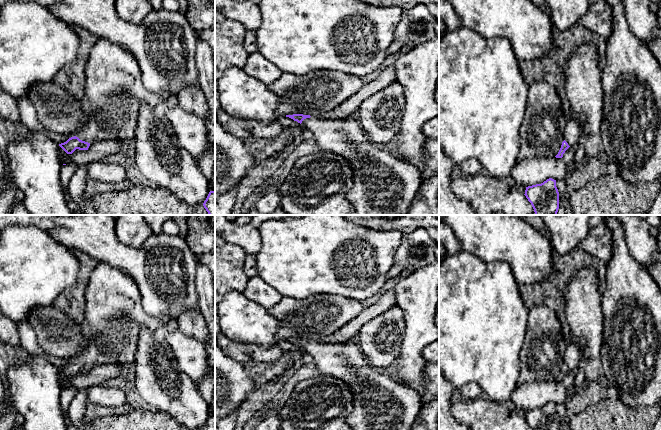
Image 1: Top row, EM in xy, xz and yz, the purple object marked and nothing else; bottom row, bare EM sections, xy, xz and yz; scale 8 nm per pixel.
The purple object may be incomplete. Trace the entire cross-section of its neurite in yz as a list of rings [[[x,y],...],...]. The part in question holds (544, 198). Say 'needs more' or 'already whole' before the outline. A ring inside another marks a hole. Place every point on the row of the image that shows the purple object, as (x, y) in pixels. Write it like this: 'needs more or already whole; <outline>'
already whole; [[[549,178],[541,184],[526,187],[525,194],[535,215],[557,215],[559,192],[556,180]]]

